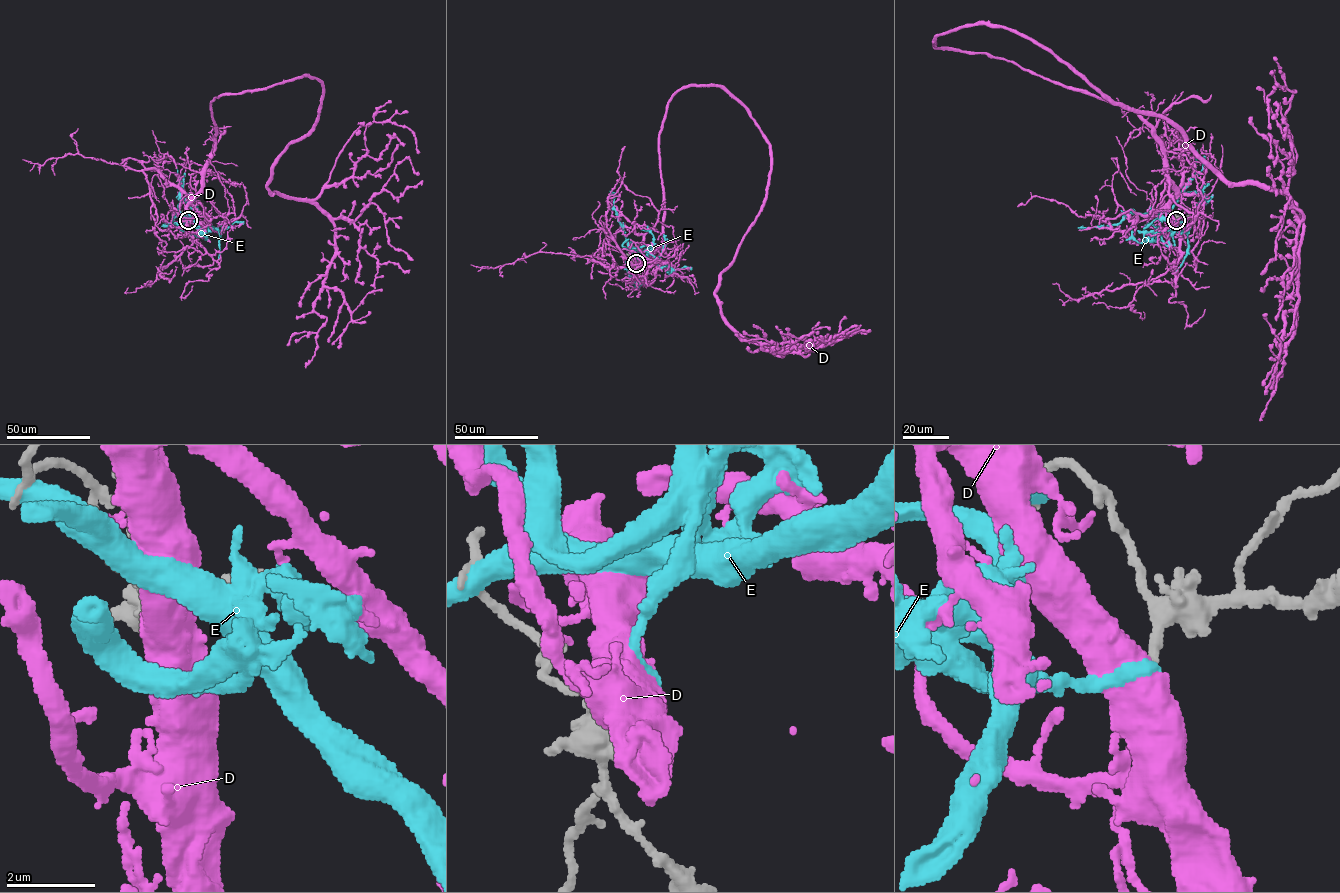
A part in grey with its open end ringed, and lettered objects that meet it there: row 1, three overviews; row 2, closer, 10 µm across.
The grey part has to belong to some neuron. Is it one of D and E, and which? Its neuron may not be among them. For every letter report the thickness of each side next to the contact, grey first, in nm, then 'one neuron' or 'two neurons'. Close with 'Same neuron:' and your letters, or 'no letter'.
D: calibres 260 and 800 nm; two neurons
E: calibres 240 and 240 nm; two neurons
Same neuron: no letter

